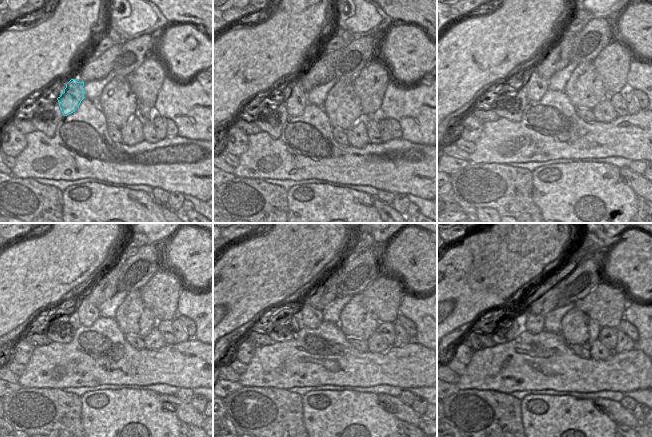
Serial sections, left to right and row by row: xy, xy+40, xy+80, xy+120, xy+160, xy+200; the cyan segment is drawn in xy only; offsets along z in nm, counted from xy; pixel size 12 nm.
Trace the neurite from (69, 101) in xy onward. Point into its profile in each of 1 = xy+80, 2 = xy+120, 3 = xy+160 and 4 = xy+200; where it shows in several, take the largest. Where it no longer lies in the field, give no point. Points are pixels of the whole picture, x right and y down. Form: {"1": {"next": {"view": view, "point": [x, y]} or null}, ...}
{"1": {"next": {"view": "xy+80", "point": [536, 87]}}, "2": {"next": {"view": "xy+120", "point": [88, 313]}}, "3": {"next": {"view": "xy+160", "point": [312, 318]}}, "4": {"next": {"view": "xy+200", "point": [535, 323]}}}

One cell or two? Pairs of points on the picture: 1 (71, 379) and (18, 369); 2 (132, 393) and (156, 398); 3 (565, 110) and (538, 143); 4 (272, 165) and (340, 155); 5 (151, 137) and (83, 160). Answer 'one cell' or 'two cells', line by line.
1: two cells
2: one cell
3: two cells
4: one cell
5: two cells

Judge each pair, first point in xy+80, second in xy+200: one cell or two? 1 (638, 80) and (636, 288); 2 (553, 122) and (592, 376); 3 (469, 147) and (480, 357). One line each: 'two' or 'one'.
1: two
2: two
3: two

